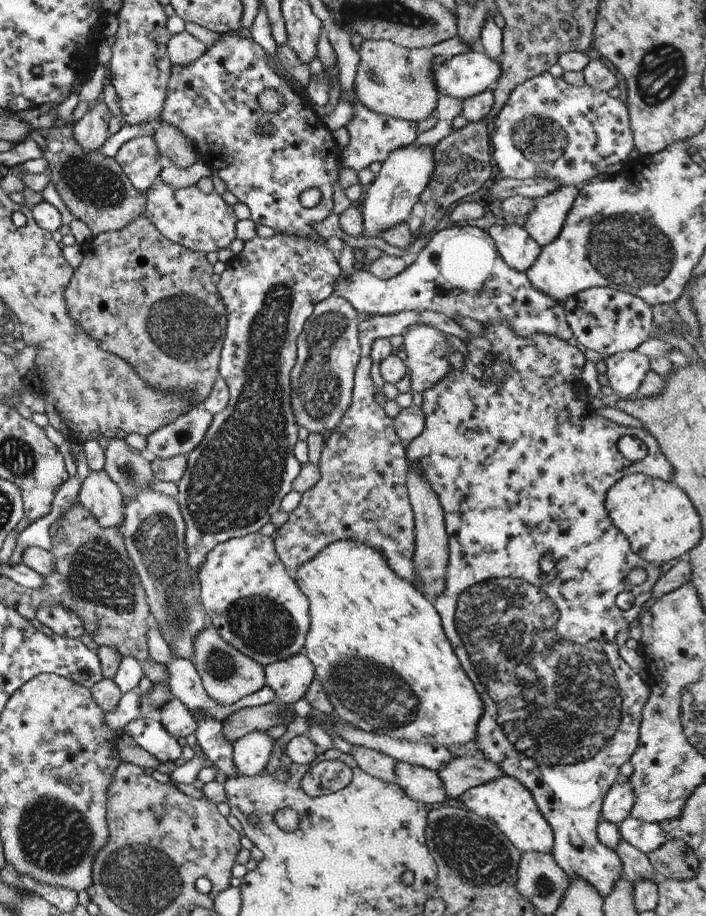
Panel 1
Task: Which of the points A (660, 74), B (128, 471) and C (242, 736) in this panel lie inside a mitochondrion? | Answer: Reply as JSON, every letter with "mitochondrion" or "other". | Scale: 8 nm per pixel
{"A":"mitochondrion","B":"mitochondrion","C":"other"}

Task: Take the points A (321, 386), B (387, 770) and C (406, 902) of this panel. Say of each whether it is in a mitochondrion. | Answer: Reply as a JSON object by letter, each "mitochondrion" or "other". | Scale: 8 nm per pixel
{"A":"mitochondrion","B":"other","C":"other"}

